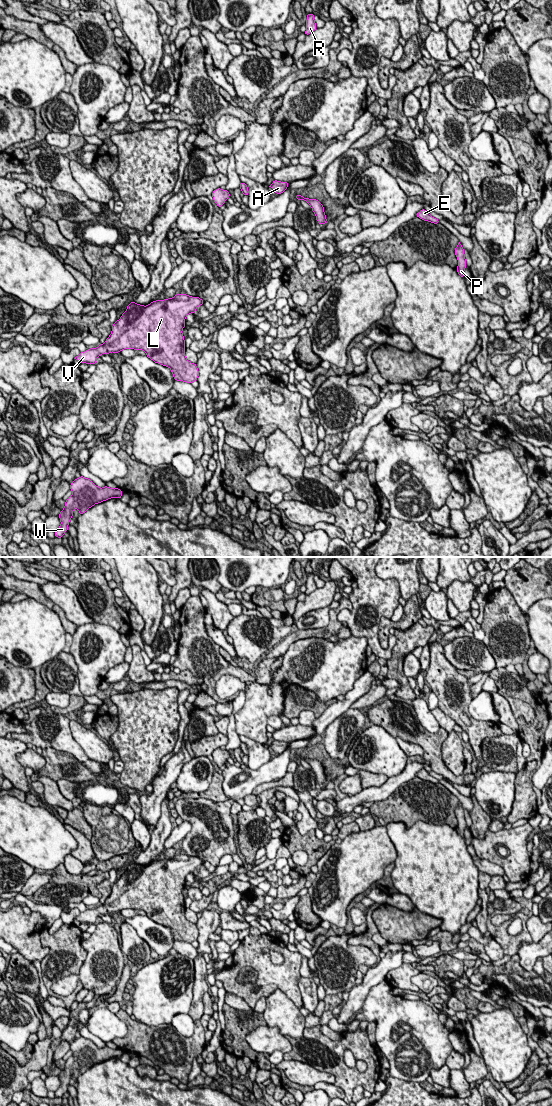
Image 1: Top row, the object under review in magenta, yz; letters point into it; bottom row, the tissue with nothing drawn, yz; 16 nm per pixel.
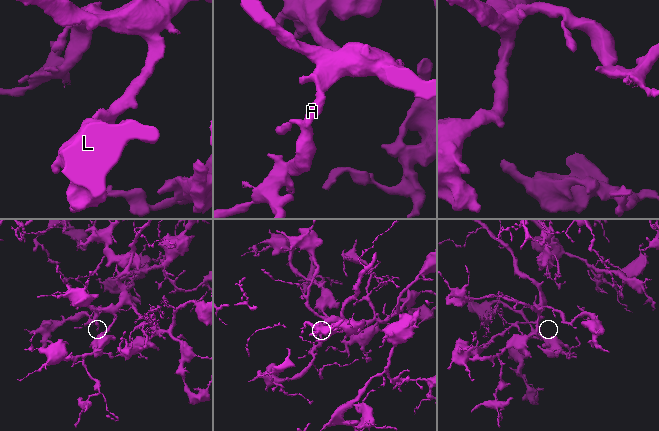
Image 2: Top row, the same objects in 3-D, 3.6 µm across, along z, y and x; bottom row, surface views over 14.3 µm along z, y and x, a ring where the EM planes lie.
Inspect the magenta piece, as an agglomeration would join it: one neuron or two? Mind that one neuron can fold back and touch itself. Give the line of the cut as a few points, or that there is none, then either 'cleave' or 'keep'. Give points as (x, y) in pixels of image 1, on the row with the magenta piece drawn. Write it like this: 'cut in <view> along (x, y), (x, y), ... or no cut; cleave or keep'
no cut; keep

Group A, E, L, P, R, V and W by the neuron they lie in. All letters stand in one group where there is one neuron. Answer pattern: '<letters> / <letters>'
A E L P R V W

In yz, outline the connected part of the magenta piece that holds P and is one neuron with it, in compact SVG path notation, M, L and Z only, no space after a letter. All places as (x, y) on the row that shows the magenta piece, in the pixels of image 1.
M460 242L458 243L454 252L455 252L455 255L458 260L458 267L456 270L457 270L458 274L462 278L464 278L464 270L466 268L466 259L465 259L464 249L462 248L462 245L460 244Z

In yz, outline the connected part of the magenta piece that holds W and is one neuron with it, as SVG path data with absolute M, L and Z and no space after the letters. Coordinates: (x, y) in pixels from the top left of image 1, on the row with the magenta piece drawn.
M80 476L71 482L70 490L73 492L65 502L64 509L60 512L60 527L55 531L55 537L62 538L68 530L68 524L73 516L74 509L79 510L79 514L85 513L93 505L106 501L110 498L120 499L123 492L119 489L107 487L97 487L90 479Z

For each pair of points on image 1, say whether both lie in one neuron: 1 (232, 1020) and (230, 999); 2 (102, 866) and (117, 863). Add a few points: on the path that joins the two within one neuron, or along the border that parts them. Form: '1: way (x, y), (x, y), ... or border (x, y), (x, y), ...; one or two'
1: border (227, 1004), (250, 1014), (253, 1013); two
2: way (106, 866), (113, 863); one

